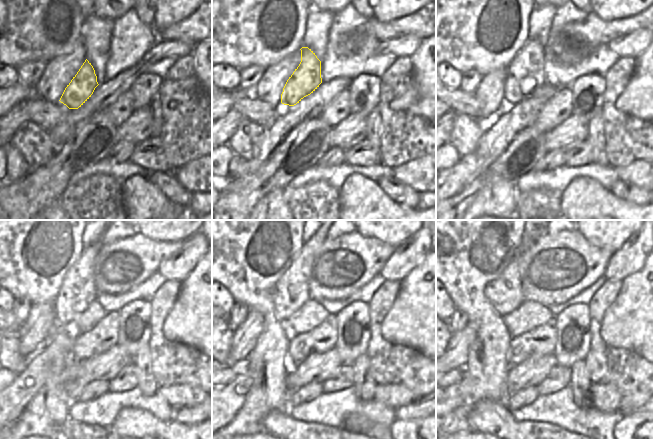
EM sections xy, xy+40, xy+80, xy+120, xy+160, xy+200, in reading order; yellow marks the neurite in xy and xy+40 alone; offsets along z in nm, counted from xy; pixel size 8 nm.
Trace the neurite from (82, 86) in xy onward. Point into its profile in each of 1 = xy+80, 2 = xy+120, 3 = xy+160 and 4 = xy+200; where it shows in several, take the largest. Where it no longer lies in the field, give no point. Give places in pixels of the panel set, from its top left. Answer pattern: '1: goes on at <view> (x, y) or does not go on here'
1: goes on at xy+80 (526, 72)
2: goes on at xy+120 (77, 292)
3: goes on at xy+160 (292, 290)
4: goes on at xy+200 (505, 293)

